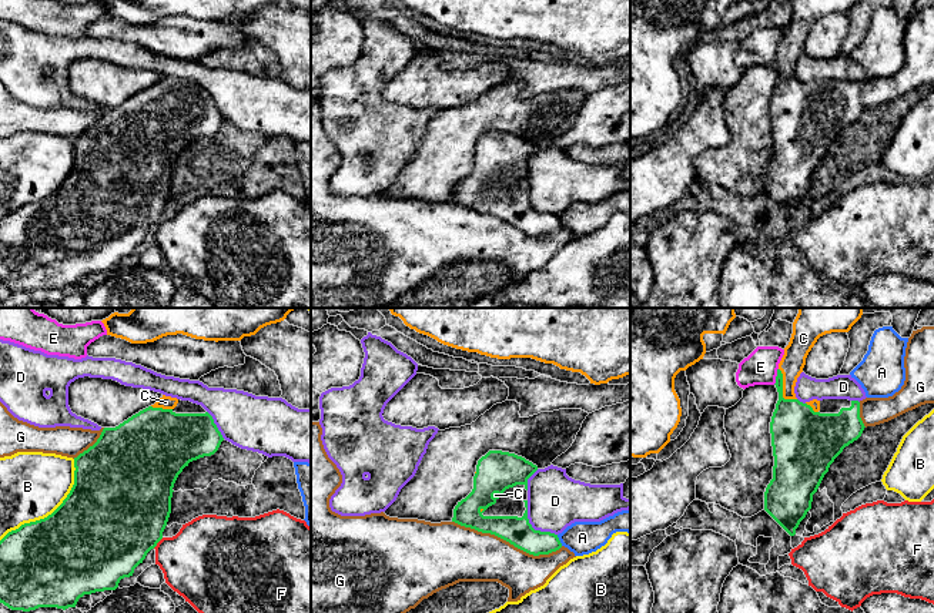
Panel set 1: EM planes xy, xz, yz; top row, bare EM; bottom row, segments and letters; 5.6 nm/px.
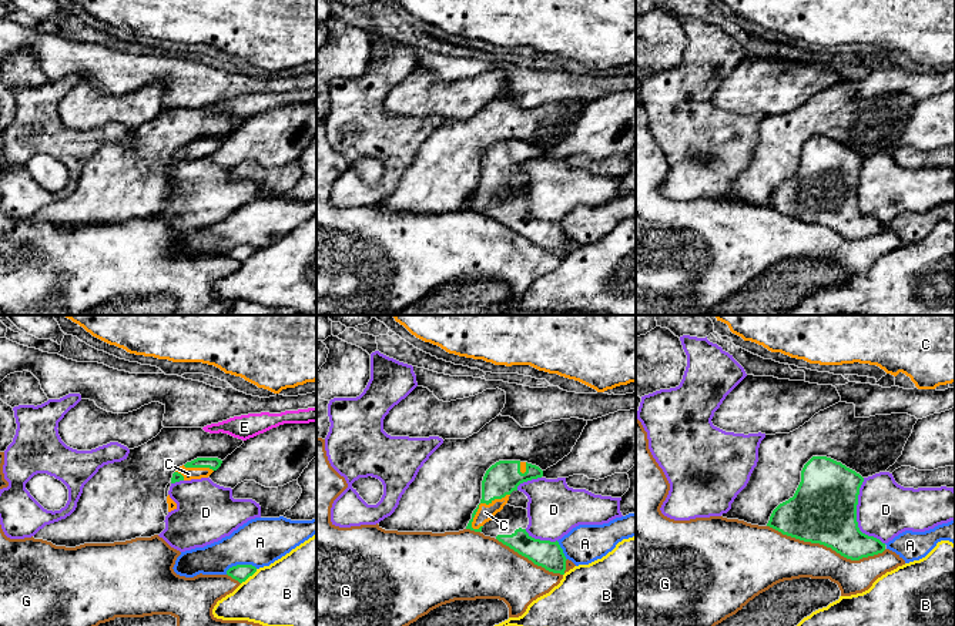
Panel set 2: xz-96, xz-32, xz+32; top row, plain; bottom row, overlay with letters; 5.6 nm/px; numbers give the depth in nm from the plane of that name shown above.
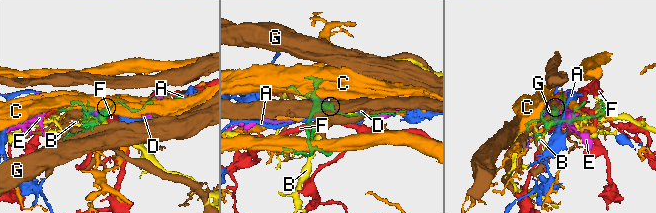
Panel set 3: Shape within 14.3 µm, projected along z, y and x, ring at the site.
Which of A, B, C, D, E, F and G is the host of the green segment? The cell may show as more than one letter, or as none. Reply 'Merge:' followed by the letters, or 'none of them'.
Merge: C

